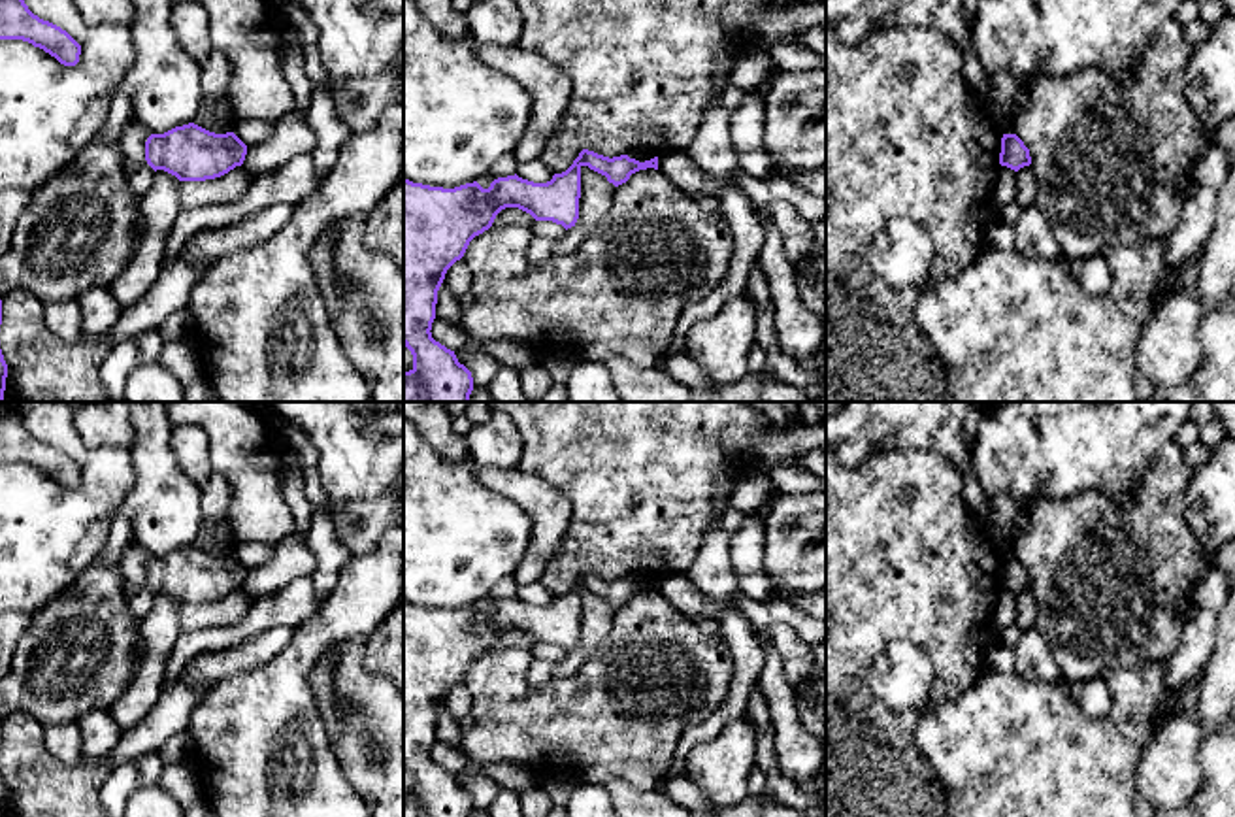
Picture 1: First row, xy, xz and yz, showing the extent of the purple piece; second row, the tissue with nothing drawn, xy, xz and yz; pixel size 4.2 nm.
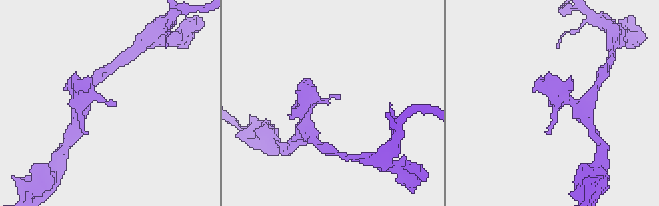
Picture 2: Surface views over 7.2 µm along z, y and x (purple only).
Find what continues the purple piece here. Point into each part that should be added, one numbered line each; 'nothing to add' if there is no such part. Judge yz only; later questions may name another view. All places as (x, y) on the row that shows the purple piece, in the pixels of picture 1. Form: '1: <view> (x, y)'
nothing to add

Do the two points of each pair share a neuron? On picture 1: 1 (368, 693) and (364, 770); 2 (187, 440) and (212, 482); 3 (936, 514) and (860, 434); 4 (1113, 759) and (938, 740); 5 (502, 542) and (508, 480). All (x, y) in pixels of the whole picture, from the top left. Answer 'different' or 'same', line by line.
1: same
2: same
3: different
4: same
5: different

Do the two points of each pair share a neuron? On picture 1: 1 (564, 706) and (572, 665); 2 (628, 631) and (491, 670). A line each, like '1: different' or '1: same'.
1: different
2: same

